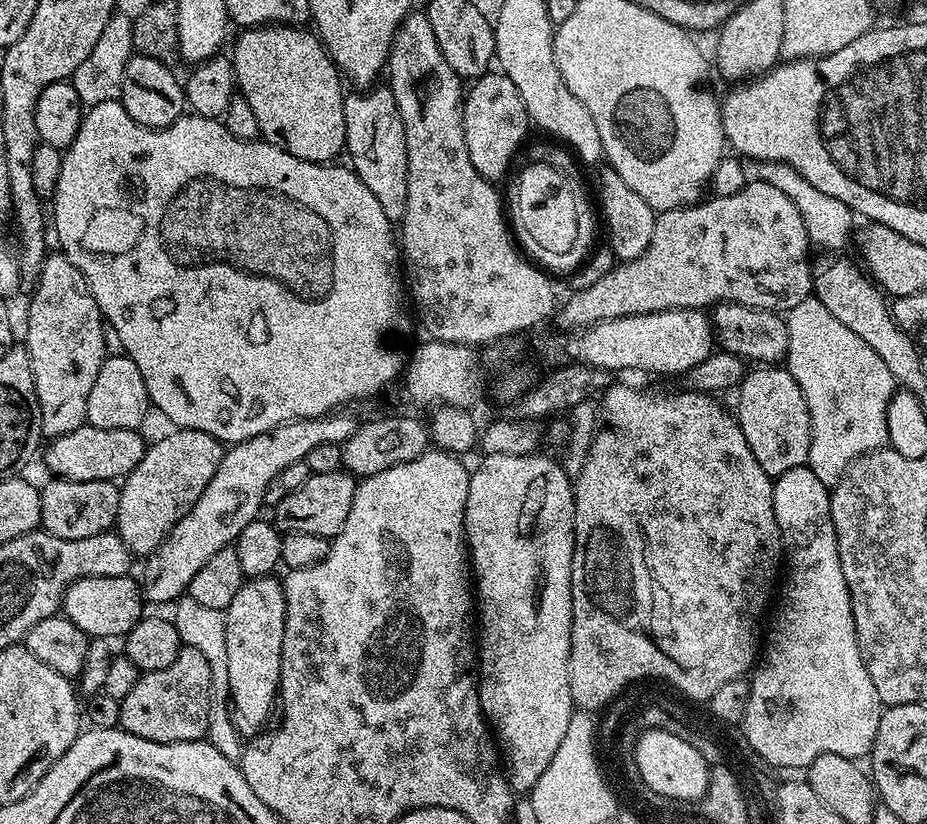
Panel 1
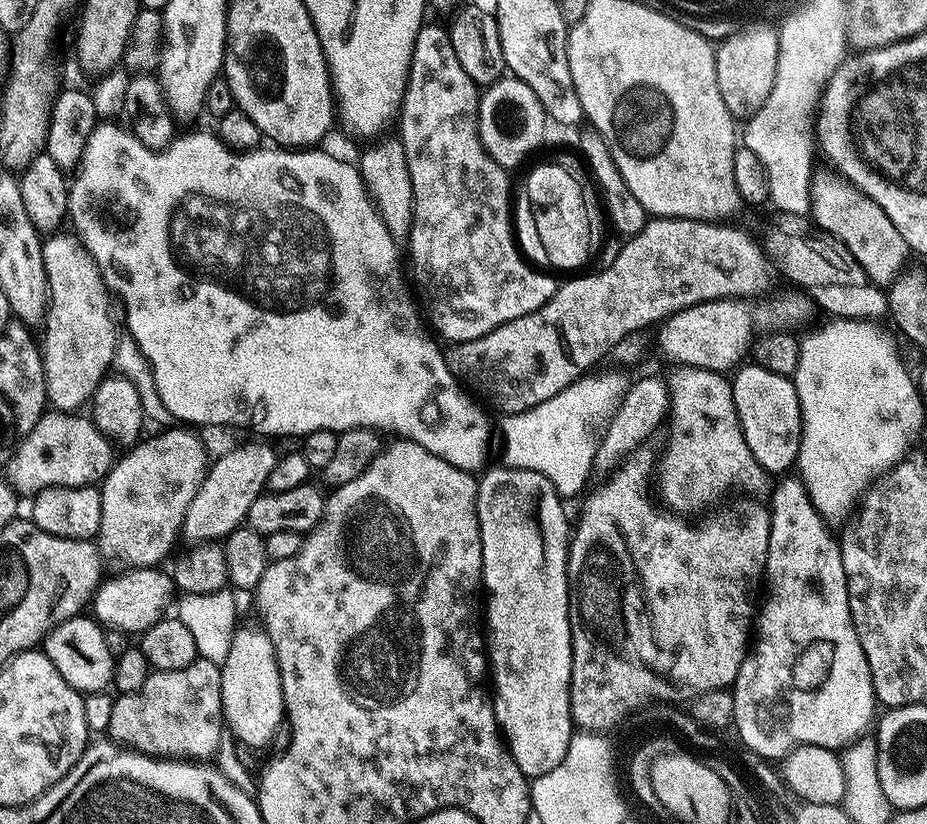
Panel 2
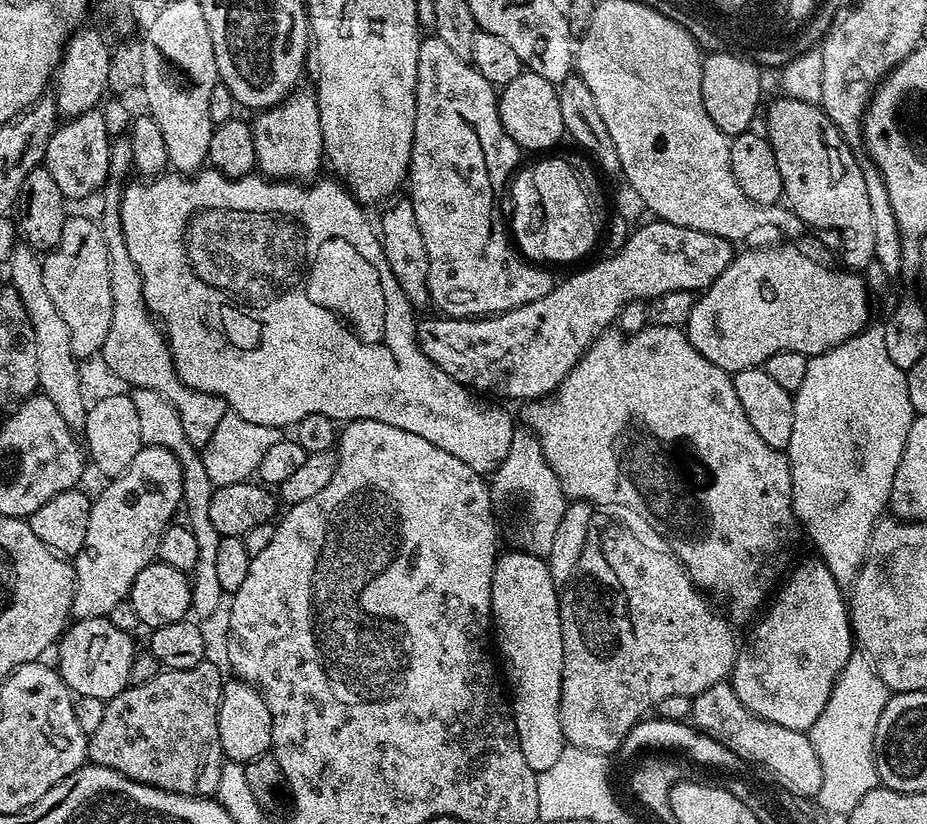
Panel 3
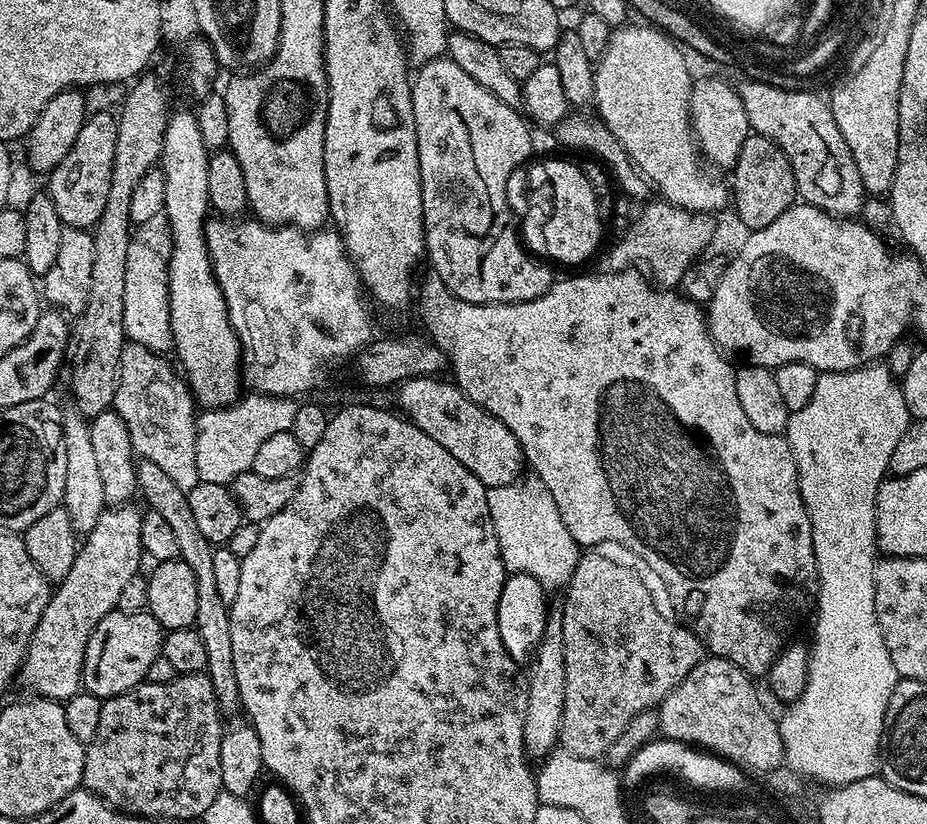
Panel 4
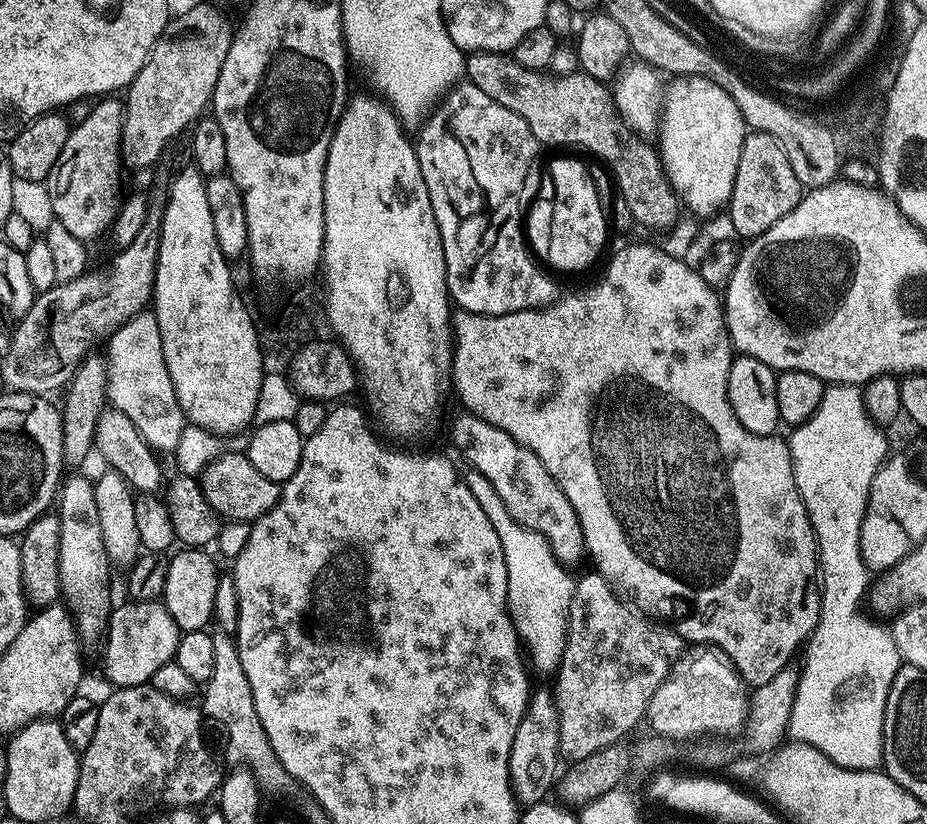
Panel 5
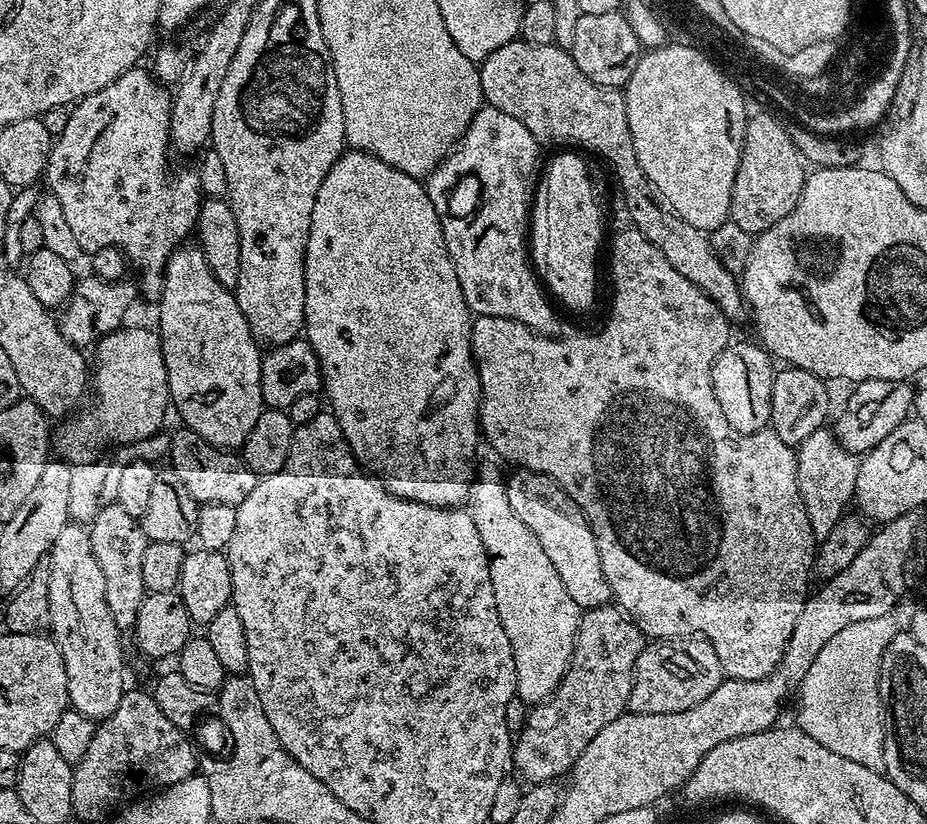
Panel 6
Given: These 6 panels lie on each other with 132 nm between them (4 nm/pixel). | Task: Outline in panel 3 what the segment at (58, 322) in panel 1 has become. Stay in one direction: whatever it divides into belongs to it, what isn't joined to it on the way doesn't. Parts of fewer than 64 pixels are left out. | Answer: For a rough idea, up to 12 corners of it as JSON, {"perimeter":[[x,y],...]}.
{"perimeter":[[69,215],[42,282],[77,358],[111,324],[99,223]]}

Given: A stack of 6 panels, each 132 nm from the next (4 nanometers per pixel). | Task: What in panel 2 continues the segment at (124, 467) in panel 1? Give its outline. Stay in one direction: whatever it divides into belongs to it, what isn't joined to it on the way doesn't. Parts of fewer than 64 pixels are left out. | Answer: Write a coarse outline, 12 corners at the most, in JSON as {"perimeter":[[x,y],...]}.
{"perimeter":[[45,411],[6,465],[21,497],[96,486],[114,446],[87,415]]}

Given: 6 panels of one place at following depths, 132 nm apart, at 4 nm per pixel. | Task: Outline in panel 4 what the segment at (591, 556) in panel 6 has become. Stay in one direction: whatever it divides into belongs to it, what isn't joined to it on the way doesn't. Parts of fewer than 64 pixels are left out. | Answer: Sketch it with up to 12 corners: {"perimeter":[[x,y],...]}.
{"perimeter":[[417,376],[399,411],[485,488],[521,479],[518,438],[455,383]]}

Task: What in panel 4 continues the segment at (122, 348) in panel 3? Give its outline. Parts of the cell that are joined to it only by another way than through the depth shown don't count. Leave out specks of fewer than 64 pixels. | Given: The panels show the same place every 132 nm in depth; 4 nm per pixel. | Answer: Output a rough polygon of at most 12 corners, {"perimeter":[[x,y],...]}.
{"perimeter":[[126,250],[123,328],[152,352],[173,349],[167,257]]}

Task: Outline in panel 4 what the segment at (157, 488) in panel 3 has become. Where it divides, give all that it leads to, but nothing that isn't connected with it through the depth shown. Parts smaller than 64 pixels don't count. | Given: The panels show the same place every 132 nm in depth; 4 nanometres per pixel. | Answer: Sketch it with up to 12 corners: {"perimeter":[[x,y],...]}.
{"perimeter":[[105,507],[49,595],[18,680],[81,691],[90,634],[145,559],[143,515]]}

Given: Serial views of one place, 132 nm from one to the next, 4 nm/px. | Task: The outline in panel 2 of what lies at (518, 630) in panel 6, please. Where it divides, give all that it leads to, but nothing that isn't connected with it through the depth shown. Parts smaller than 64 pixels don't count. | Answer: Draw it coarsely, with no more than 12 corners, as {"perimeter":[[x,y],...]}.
{"perimeter":[[627,371],[579,376],[554,398],[505,415],[503,463],[588,488]]}

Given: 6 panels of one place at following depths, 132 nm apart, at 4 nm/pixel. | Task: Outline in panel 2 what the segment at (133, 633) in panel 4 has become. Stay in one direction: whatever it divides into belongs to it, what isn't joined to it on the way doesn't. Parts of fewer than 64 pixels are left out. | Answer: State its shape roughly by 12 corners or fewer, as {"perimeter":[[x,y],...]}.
{"perimeter":[[91,615],[53,628],[42,650],[81,694],[105,691],[116,661]]}

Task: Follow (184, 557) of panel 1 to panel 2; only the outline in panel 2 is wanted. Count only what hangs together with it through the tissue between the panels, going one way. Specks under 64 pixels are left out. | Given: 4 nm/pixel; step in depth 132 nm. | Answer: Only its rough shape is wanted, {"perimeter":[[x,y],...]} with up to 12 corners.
{"perimeter":[[237,443],[211,461],[185,537],[220,542],[247,521],[278,452]]}

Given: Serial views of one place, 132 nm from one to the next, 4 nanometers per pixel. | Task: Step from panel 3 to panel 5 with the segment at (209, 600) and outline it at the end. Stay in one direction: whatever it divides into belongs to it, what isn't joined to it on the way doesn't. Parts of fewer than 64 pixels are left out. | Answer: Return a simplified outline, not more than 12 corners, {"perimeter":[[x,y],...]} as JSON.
{"perimeter":[[155,311],[106,347],[107,403],[146,443],[175,446],[186,425]]}

